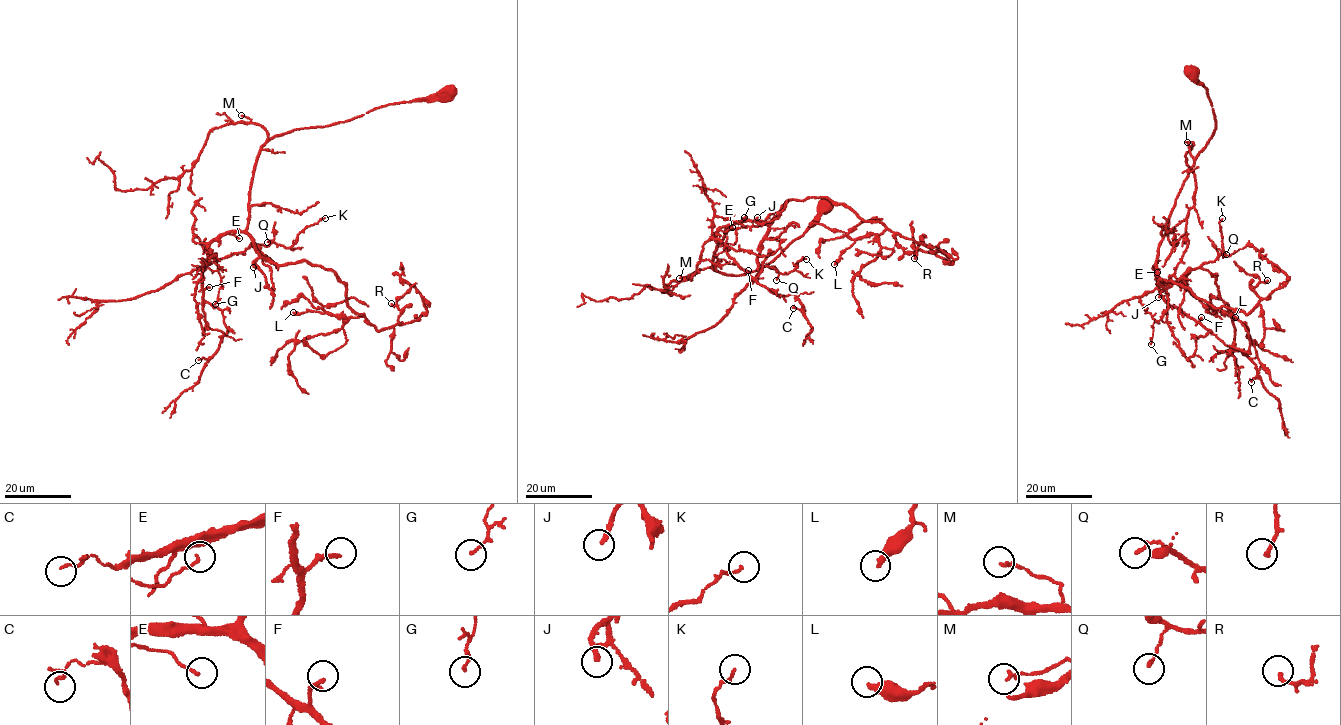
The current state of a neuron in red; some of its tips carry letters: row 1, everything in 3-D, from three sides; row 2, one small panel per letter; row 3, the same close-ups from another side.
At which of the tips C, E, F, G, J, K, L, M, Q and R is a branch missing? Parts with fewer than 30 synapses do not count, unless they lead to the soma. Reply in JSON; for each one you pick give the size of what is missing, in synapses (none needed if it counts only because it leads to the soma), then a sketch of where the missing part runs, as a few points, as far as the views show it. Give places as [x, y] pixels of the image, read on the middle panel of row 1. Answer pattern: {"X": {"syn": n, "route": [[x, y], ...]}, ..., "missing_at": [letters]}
{"J": {"syn": 45, "route": [[757, 217], [733, 194], [755, 172], [756, 179]]}, "missing_at": ["J"]}

